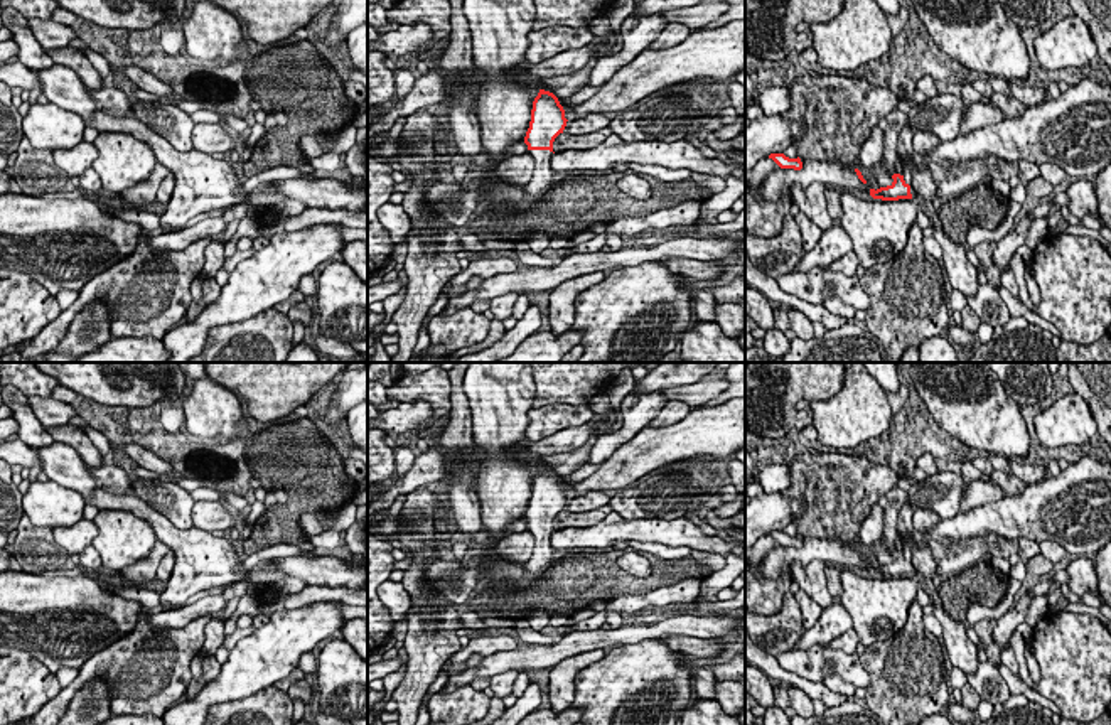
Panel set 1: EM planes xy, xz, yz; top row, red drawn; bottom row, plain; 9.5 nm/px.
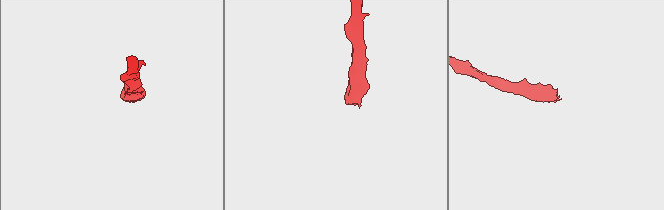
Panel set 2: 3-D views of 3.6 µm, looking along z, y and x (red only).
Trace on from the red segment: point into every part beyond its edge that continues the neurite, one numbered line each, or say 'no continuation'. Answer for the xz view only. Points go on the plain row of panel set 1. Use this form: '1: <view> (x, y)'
1: xz (542, 558)

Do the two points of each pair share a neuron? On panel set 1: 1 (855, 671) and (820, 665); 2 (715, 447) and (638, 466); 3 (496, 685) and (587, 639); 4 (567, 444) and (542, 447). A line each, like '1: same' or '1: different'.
1: same
2: same
3: different
4: same

